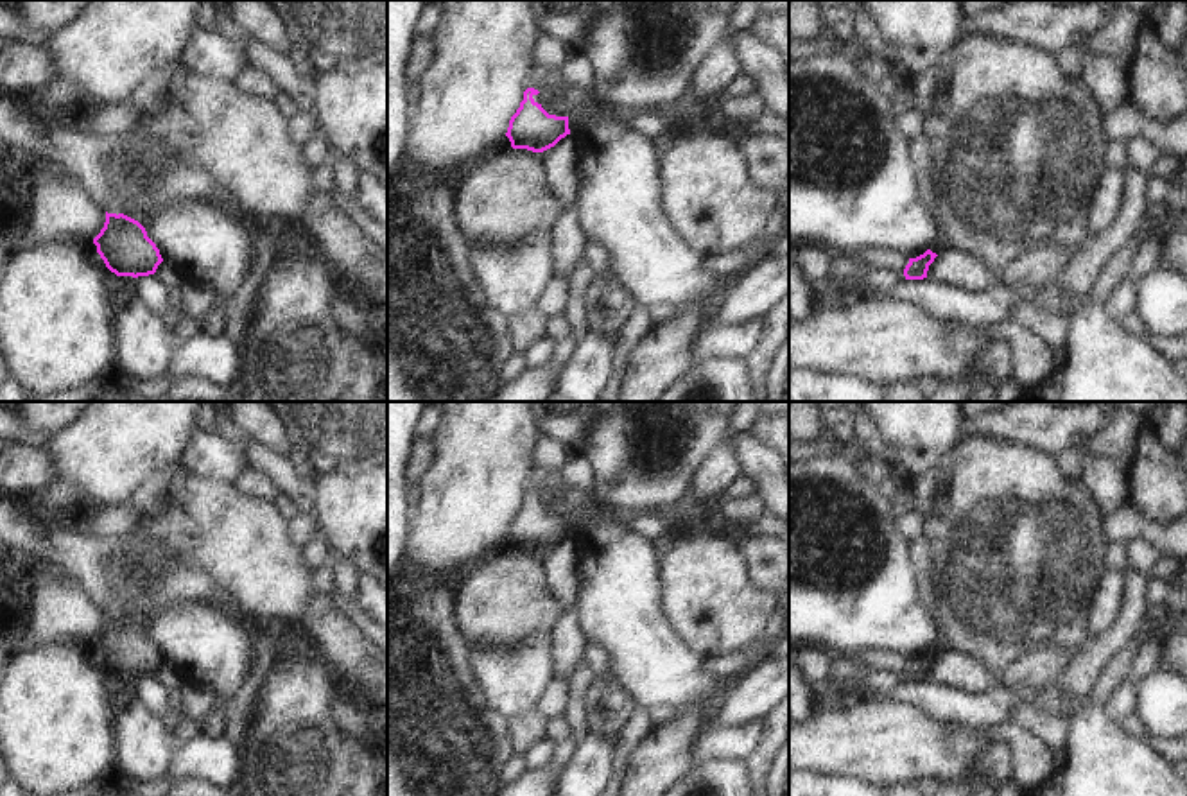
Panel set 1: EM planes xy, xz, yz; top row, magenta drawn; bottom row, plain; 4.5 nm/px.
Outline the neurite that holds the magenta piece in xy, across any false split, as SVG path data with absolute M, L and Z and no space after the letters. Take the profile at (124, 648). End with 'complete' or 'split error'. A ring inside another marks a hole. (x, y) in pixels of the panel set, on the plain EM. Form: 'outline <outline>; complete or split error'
outline M106 613L104 629L93 645L106 669L117 678L149 678L163 663L145 629L124 615Z; complete

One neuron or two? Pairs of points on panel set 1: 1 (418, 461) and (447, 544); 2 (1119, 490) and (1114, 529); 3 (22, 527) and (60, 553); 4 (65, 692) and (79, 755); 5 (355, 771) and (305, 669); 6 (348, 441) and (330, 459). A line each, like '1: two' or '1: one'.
1: two
2: two
3: one
4: one
5: one
6: one

